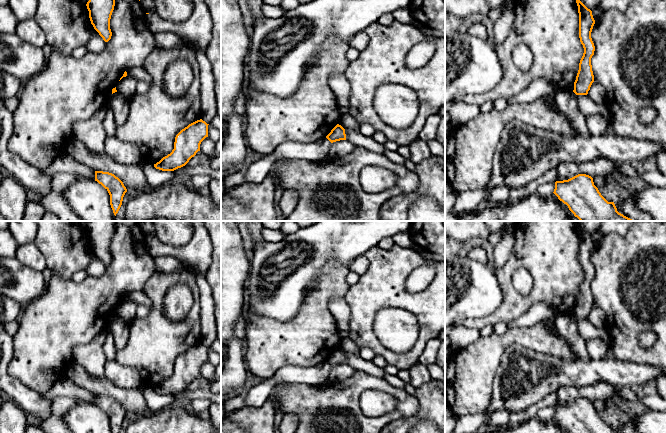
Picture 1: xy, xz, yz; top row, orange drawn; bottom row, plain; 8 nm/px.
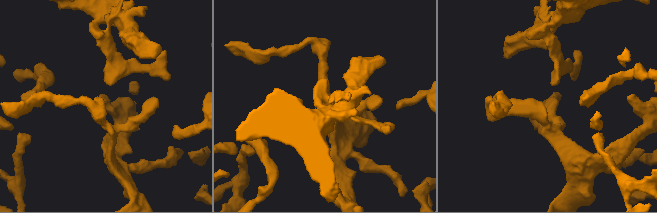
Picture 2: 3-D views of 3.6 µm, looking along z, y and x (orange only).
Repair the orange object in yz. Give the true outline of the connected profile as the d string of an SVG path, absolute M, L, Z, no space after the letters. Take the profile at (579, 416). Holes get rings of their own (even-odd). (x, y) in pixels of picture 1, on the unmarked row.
M578 398L568 404L556 405L553 416L569 433L617 433L594 409L593 402Z

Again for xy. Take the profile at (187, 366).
M200 343L182 353L175 361L172 376L154 391L162 395L174 395L185 390L200 375L201 366L208 361L208 349Z

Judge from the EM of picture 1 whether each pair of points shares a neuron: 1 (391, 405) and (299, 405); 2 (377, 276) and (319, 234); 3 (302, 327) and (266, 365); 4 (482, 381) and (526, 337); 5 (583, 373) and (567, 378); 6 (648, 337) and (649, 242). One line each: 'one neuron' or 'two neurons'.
1: two neurons
2: two neurons
3: one neuron
4: one neuron
5: one neuron
6: two neurons

